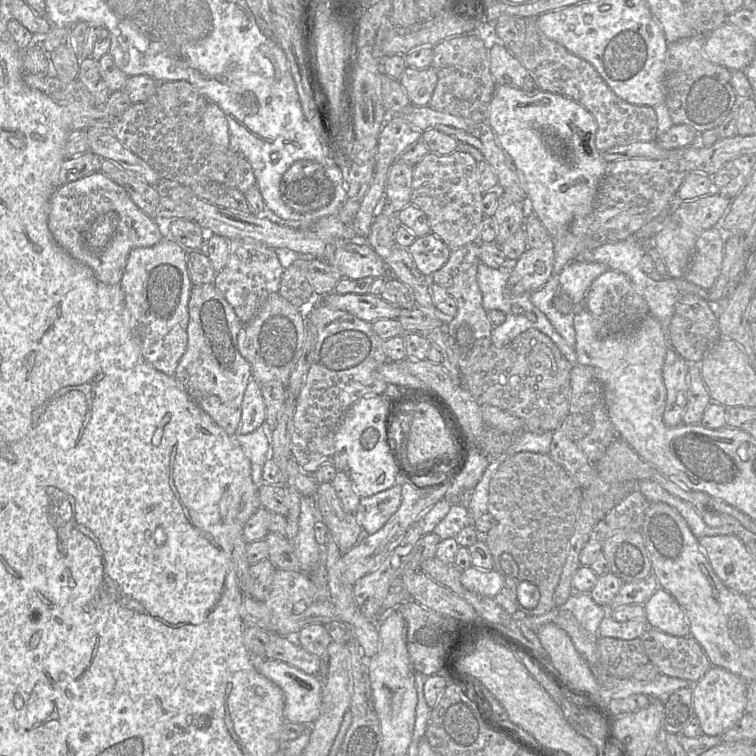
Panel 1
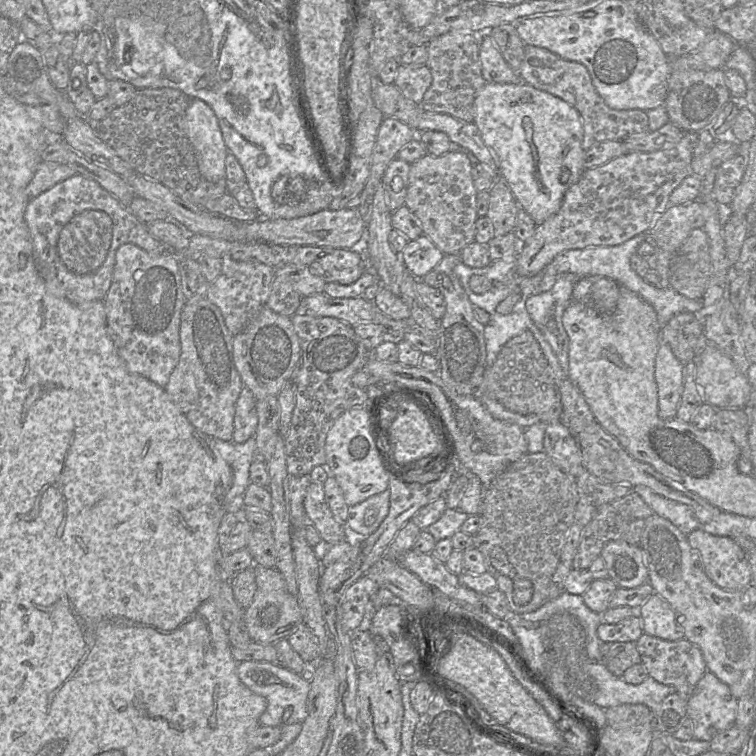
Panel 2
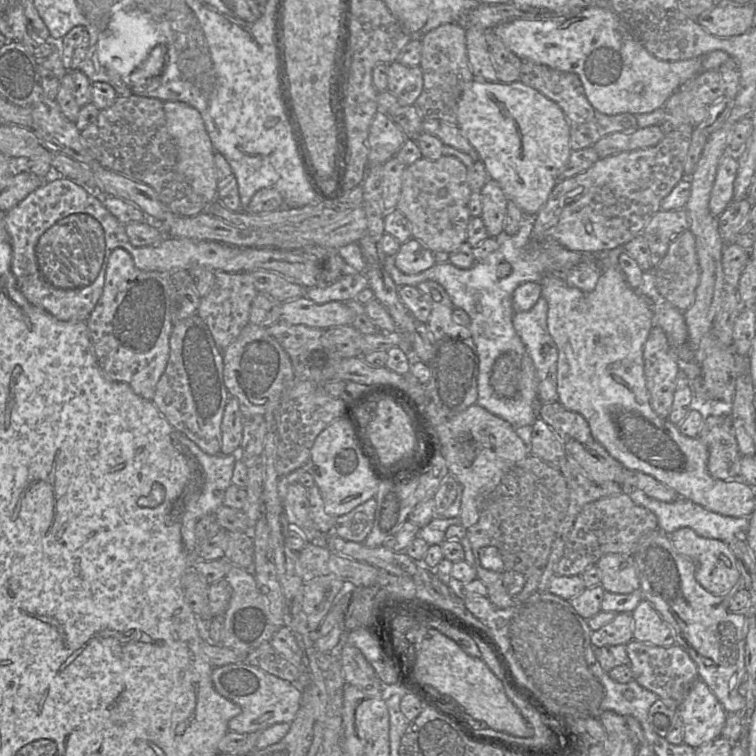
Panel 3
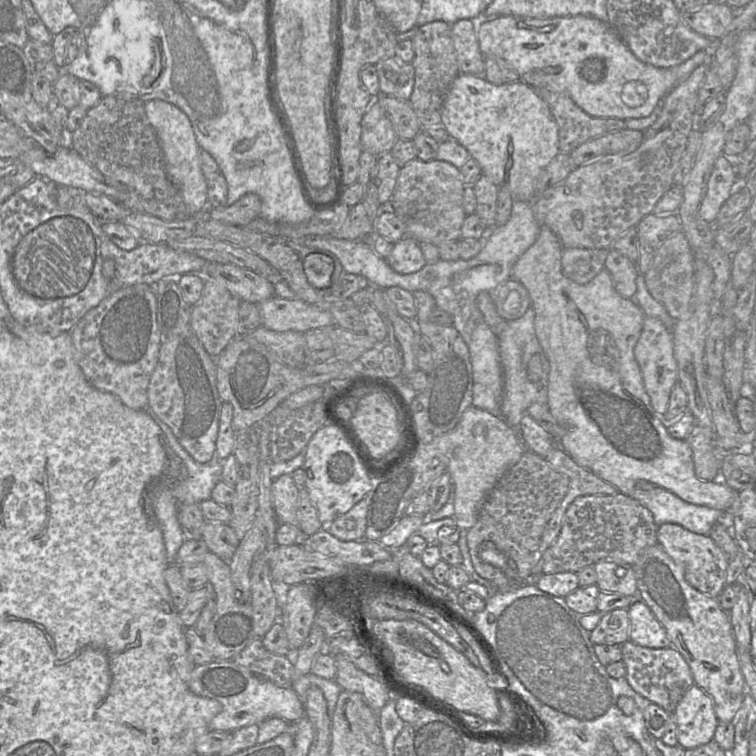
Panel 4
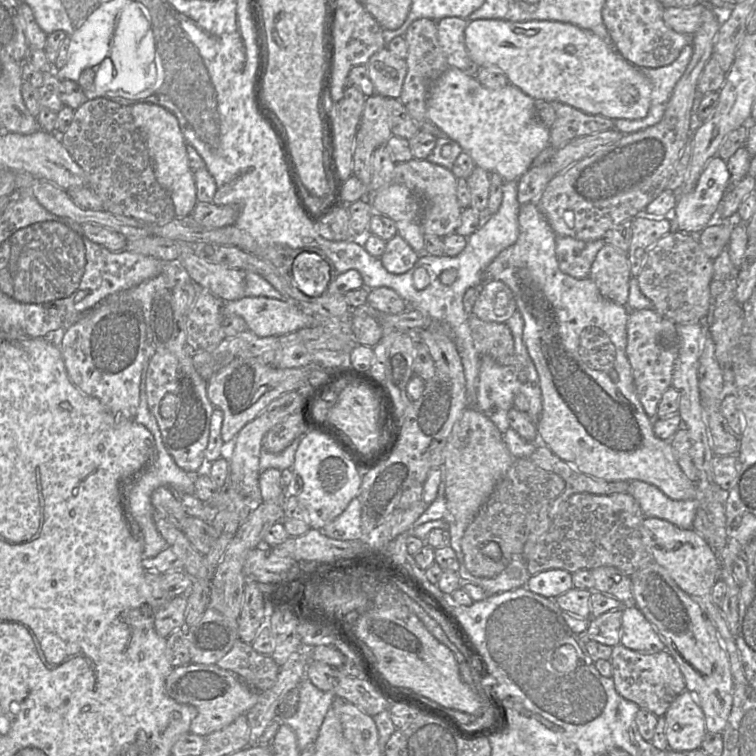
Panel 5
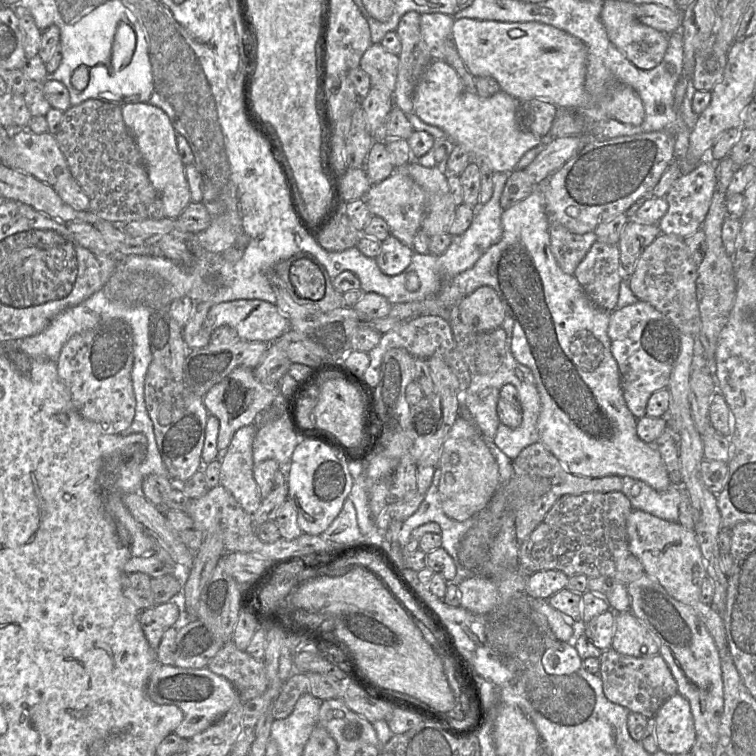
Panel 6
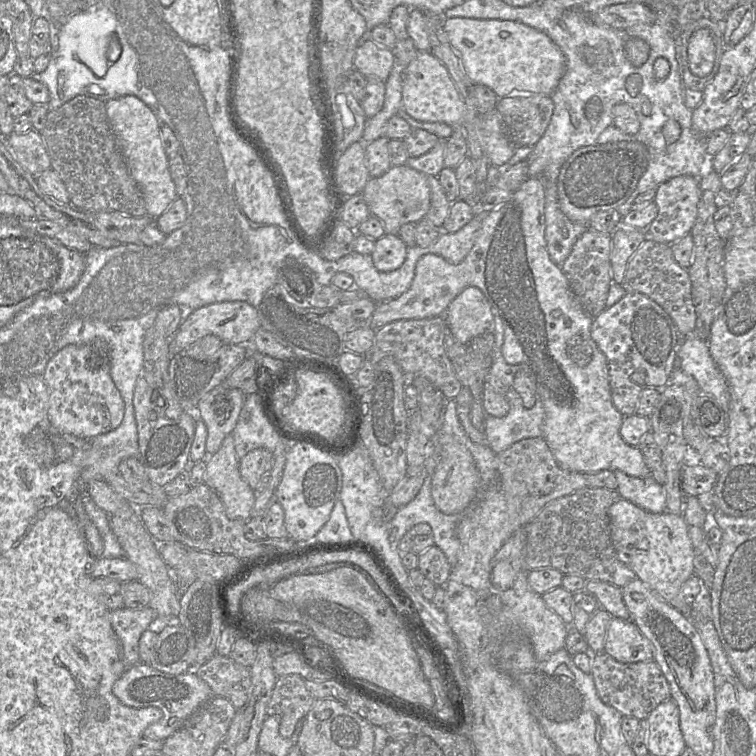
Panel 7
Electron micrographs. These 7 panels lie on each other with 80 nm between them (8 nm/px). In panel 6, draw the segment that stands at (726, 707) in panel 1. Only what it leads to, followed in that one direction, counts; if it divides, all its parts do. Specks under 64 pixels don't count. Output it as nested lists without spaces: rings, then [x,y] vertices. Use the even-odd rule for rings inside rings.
[[[681,694],[669,698],[652,718],[658,749],[668,754],[683,754],[697,740],[689,701]]]

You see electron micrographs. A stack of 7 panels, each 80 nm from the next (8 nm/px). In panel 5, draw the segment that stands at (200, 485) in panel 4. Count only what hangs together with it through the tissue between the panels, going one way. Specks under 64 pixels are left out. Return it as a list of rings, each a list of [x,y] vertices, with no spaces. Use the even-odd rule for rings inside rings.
[[[140,385],[140,403],[132,420],[145,426],[152,434],[154,440],[154,457],[135,478],[127,483],[125,488],[121,489],[120,505],[127,512],[129,524],[131,521],[135,521],[138,524],[142,536],[143,555],[144,558],[149,558],[156,556],[168,547],[166,541],[157,531],[153,519],[154,508],[151,504],[153,491],[160,486],[170,486],[182,494],[192,494],[193,485],[198,473],[183,471],[166,452],[157,421],[147,405],[145,386]]]

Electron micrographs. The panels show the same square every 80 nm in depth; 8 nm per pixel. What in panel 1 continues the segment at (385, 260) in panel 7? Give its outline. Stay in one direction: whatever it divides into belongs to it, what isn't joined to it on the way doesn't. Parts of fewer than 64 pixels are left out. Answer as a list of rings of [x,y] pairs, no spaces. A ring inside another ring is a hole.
[[[430,233],[416,238],[408,251],[417,269],[429,277],[447,263],[452,250],[439,237]]]

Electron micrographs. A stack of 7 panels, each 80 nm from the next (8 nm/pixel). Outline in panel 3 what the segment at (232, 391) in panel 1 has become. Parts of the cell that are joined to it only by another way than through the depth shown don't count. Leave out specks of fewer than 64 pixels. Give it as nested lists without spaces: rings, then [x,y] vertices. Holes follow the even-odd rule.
[[[196,313],[174,324],[166,369],[159,379],[152,402],[177,432],[208,455],[220,452],[223,413],[232,398],[223,380],[224,350],[220,349],[207,323]]]

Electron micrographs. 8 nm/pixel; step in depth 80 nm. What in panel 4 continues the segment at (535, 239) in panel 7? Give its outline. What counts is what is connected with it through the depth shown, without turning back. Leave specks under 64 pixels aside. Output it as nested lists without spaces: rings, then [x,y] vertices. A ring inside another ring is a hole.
[[[539,225],[537,239],[518,258],[510,272],[510,279],[523,284],[529,292],[531,308],[535,313],[534,324],[536,335],[543,352],[549,361],[548,406],[557,423],[564,429],[564,434],[558,440],[556,445],[566,452],[578,466],[590,471],[598,478],[615,486],[622,494],[631,495],[632,491],[638,484],[651,483],[651,485],[659,486],[690,504],[710,507],[721,512],[727,511],[734,503],[737,491],[733,490],[722,481],[711,482],[700,480],[695,474],[691,446],[686,440],[673,438],[668,432],[666,422],[662,420],[651,406],[650,398],[644,387],[641,369],[634,355],[634,348],[641,335],[643,323],[646,318],[645,313],[633,299],[624,298],[616,291],[613,285],[612,276],[608,270],[603,269],[586,284],[578,284],[566,277],[562,270],[562,248],[563,246],[559,238],[547,226]]]

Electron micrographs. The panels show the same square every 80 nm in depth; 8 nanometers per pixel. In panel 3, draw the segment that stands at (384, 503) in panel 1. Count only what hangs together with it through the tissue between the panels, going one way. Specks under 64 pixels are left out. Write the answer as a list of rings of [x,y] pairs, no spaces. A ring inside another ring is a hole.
[[[373,497],[350,512],[336,517],[331,534],[346,541],[363,543],[373,527],[376,504]]]

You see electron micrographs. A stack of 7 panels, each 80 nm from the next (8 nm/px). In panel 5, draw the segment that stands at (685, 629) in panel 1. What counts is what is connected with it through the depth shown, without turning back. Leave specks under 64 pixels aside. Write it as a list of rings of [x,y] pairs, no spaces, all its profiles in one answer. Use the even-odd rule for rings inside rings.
[[[635,605],[623,607],[620,644],[644,654],[665,650],[659,634]]]

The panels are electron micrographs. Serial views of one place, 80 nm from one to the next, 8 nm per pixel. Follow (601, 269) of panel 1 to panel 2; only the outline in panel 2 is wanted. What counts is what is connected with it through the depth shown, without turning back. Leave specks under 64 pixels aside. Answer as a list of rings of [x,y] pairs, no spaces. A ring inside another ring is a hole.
[[[574,273],[562,274],[548,291],[533,294],[526,302],[531,319],[542,330],[546,341],[555,351],[560,346],[568,356],[569,337],[563,325],[563,314],[573,301],[573,290],[579,278]]]

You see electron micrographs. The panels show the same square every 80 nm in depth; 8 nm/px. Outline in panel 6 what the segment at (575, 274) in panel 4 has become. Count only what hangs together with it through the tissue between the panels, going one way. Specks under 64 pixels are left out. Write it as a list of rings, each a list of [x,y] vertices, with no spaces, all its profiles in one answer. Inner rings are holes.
[[[555,222],[550,223],[549,233],[551,251],[560,268],[569,275],[574,274],[579,263],[598,239],[594,232],[575,234]]]

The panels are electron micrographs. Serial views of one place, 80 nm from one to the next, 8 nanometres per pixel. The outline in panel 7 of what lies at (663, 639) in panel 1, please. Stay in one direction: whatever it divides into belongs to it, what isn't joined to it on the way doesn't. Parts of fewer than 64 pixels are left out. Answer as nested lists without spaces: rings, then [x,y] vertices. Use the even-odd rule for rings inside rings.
[[[605,652],[592,655],[590,675],[593,677],[598,696],[624,717],[644,720],[660,703],[671,698],[669,683],[654,660],[622,663]]]

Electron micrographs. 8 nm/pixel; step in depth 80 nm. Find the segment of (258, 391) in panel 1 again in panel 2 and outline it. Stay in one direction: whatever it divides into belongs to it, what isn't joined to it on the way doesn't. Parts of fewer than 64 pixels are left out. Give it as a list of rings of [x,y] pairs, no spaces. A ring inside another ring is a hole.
[[[244,388],[235,405],[233,442],[243,443],[254,436],[258,425],[256,404],[253,393]]]

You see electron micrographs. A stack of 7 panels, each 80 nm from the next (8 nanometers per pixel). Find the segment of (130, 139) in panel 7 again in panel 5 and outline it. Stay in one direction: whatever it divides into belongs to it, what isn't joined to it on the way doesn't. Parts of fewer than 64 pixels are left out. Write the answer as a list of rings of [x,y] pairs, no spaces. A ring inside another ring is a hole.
[[[135,102],[130,106],[133,121],[144,138],[155,177],[170,194],[176,218],[189,216],[198,201],[193,170],[189,166],[187,157],[187,143],[178,119],[169,110],[156,104]]]

